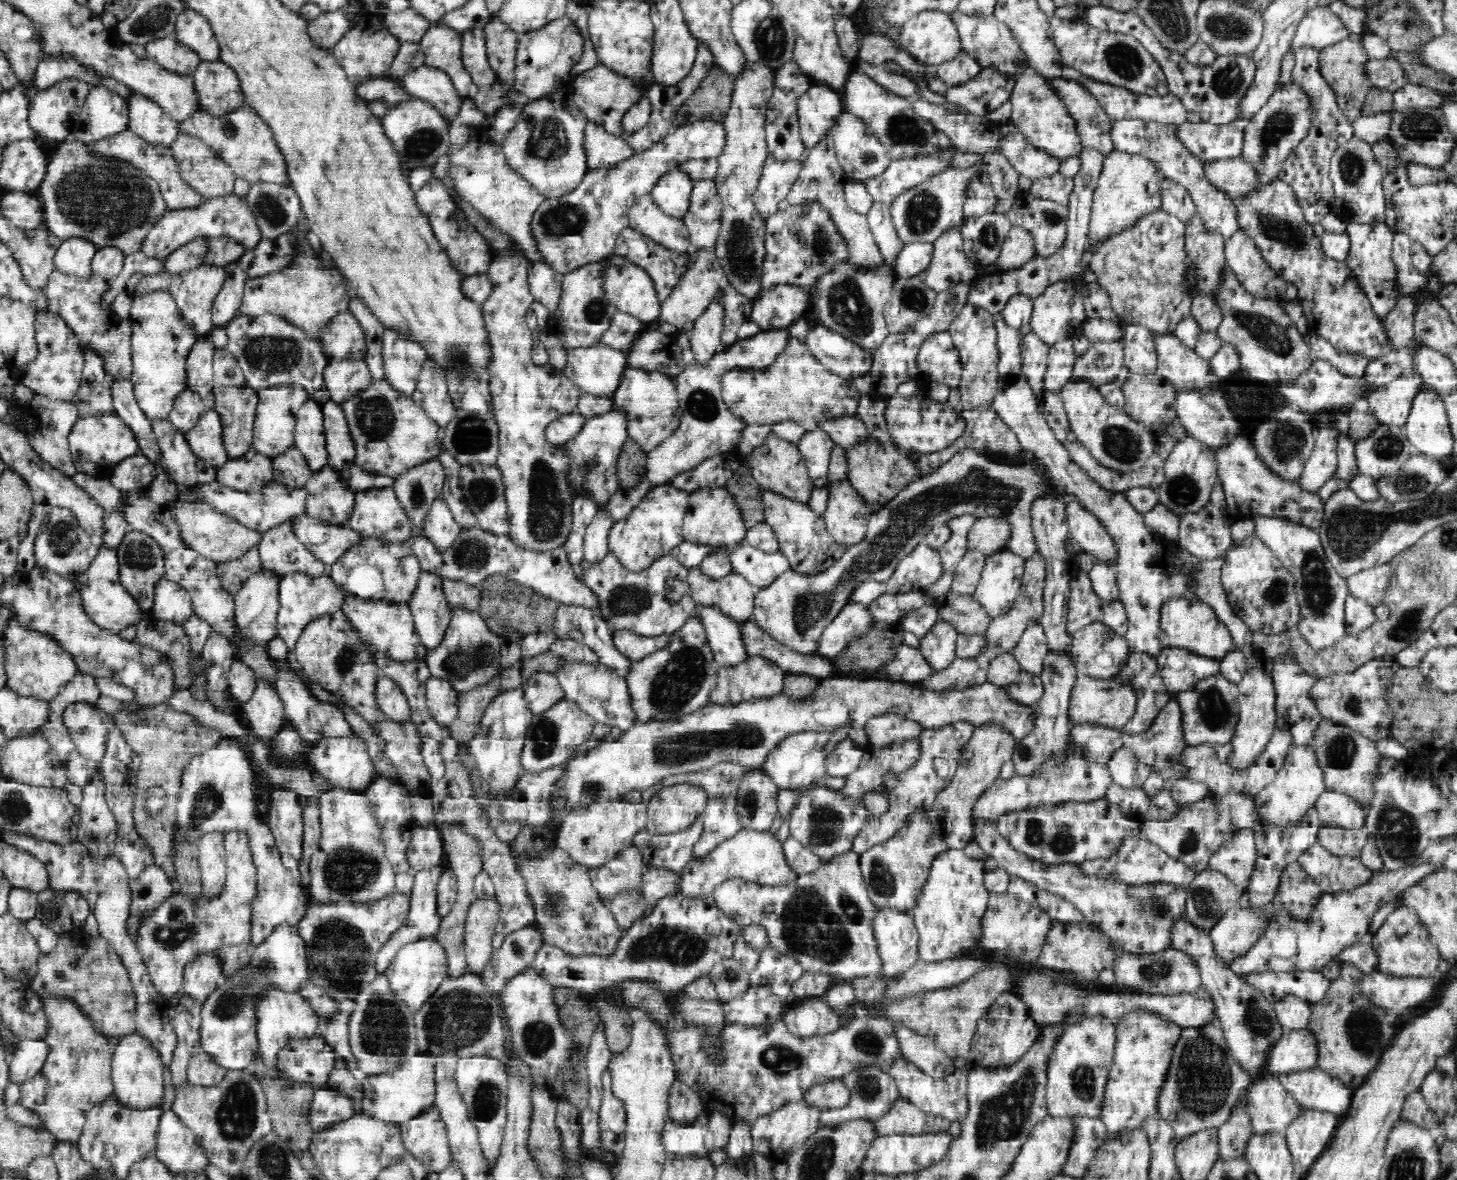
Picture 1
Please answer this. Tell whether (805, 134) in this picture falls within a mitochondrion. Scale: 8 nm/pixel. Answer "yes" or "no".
no

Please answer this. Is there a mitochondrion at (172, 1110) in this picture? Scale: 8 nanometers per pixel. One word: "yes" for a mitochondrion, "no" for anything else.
no

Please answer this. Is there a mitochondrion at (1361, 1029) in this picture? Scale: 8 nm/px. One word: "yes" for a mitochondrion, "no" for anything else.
yes

